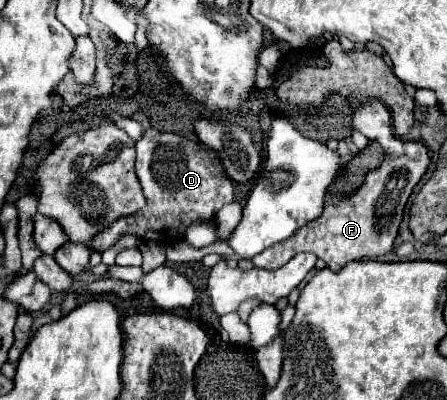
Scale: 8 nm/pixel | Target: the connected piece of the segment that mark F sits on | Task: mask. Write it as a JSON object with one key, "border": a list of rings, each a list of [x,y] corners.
{"border":[[[371,100],[361,110],[353,114],[353,128],[363,132],[369,140],[375,140],[385,150],[385,160],[377,170],[371,170],[365,176],[363,186],[351,196],[341,200],[337,206],[327,204],[325,212],[313,224],[297,230],[289,240],[267,248],[265,252],[253,256],[257,268],[277,270],[285,266],[299,252],[313,252],[317,258],[323,258],[333,272],[339,272],[351,260],[373,260],[387,254],[393,248],[397,228],[403,218],[403,208],[413,188],[427,172],[429,154],[421,142],[405,142],[393,136],[391,114],[387,106],[379,100]]]}

